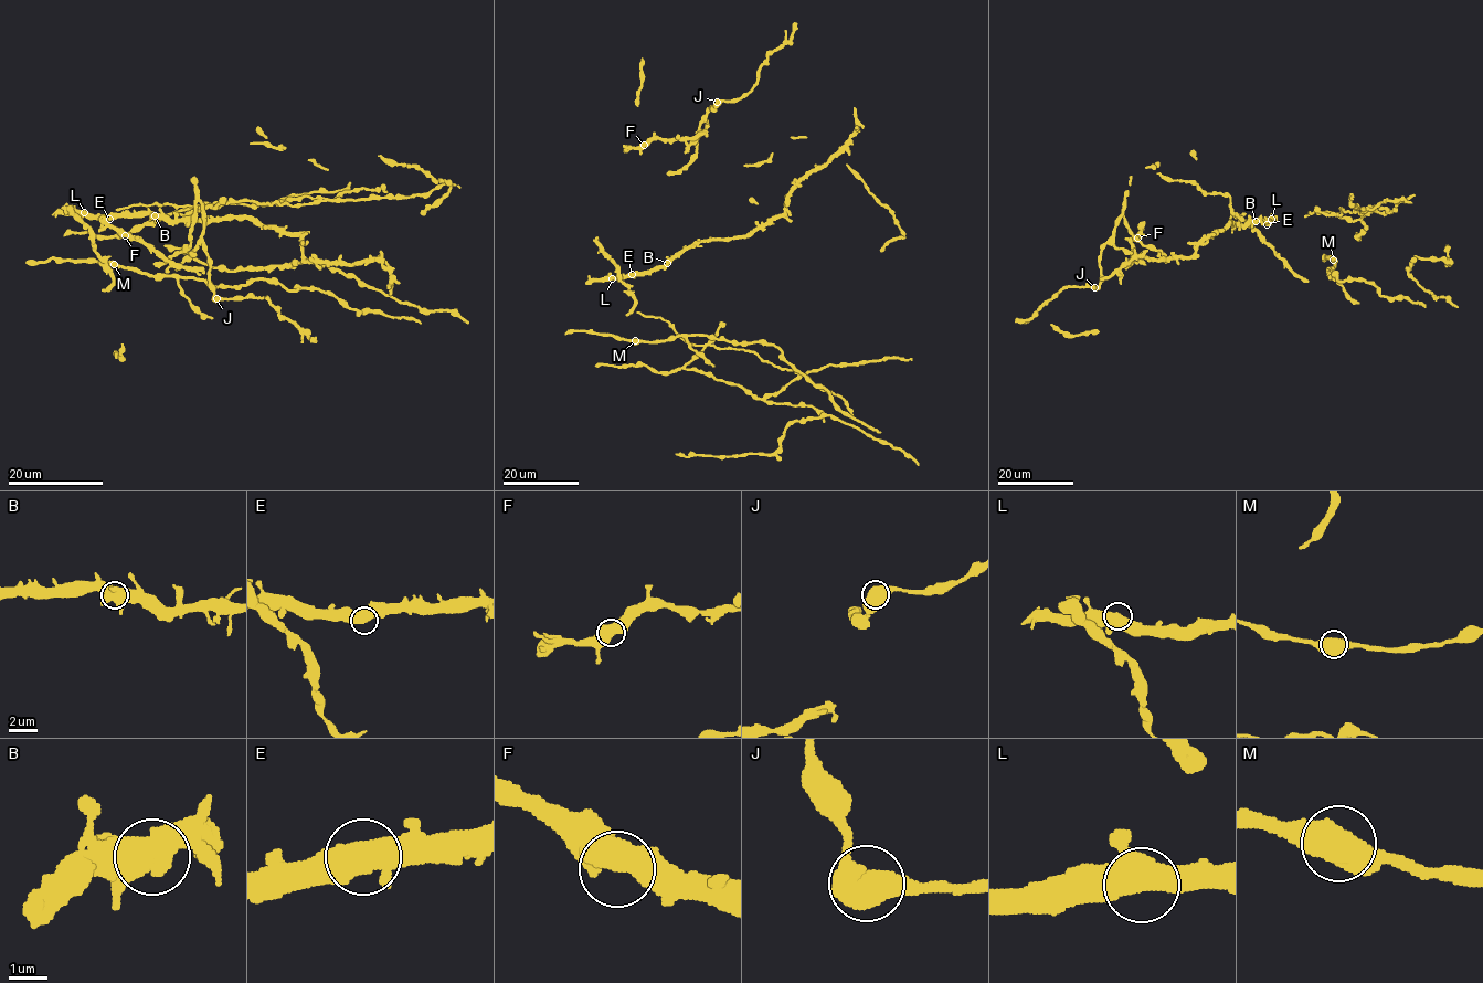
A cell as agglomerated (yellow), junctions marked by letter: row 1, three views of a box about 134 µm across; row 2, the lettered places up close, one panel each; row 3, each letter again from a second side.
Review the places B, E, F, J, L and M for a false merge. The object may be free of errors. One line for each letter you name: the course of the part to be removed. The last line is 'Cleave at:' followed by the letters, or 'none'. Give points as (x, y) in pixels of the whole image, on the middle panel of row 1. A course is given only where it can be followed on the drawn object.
Cleave at: none

